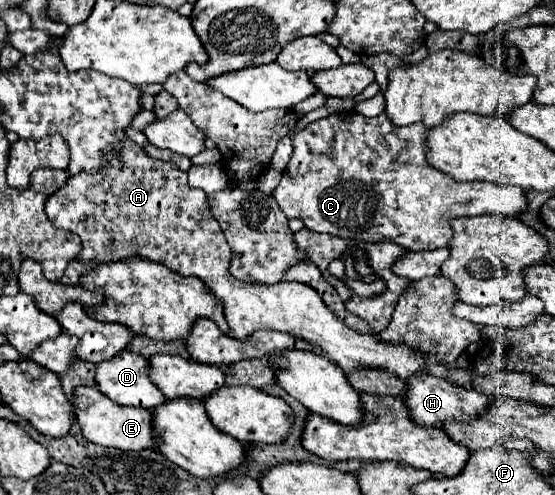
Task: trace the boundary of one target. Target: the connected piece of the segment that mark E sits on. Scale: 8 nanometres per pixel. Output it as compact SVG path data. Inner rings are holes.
M78 386L74 390L74 414L82 428L82 434L86 440L100 444L100 446L114 446L126 452L142 452L142 450L156 450L158 442L154 440L154 424L152 424L152 412L144 408L130 408L120 406L112 402L106 394L100 390Z

